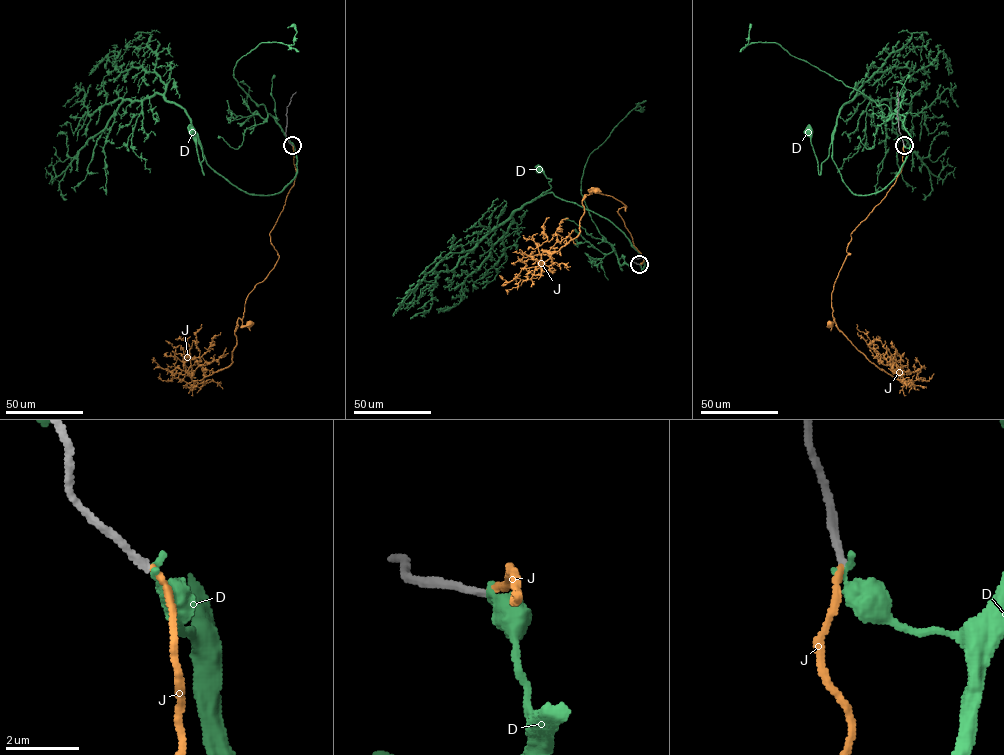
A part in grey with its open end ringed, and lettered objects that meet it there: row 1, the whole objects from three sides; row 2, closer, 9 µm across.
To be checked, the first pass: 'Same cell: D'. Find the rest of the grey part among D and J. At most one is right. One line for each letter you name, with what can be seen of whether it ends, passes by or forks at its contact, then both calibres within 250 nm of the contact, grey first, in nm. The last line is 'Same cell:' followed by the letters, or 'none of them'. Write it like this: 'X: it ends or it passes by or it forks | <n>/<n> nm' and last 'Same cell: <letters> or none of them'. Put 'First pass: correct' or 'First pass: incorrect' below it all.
J: it ends | 180/180 nm
Same cell: J
First pass: incorrect

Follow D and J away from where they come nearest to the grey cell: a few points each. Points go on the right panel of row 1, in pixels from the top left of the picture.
D: (904, 145), (909, 152), (895, 177), (876, 192), (855, 195), (832, 158), (834, 130), (819, 174), (810, 132)
J: (903, 145), (903, 164), (894, 184), (851, 234), (846, 251), (850, 253), (831, 294), (834, 321), (830, 324)

